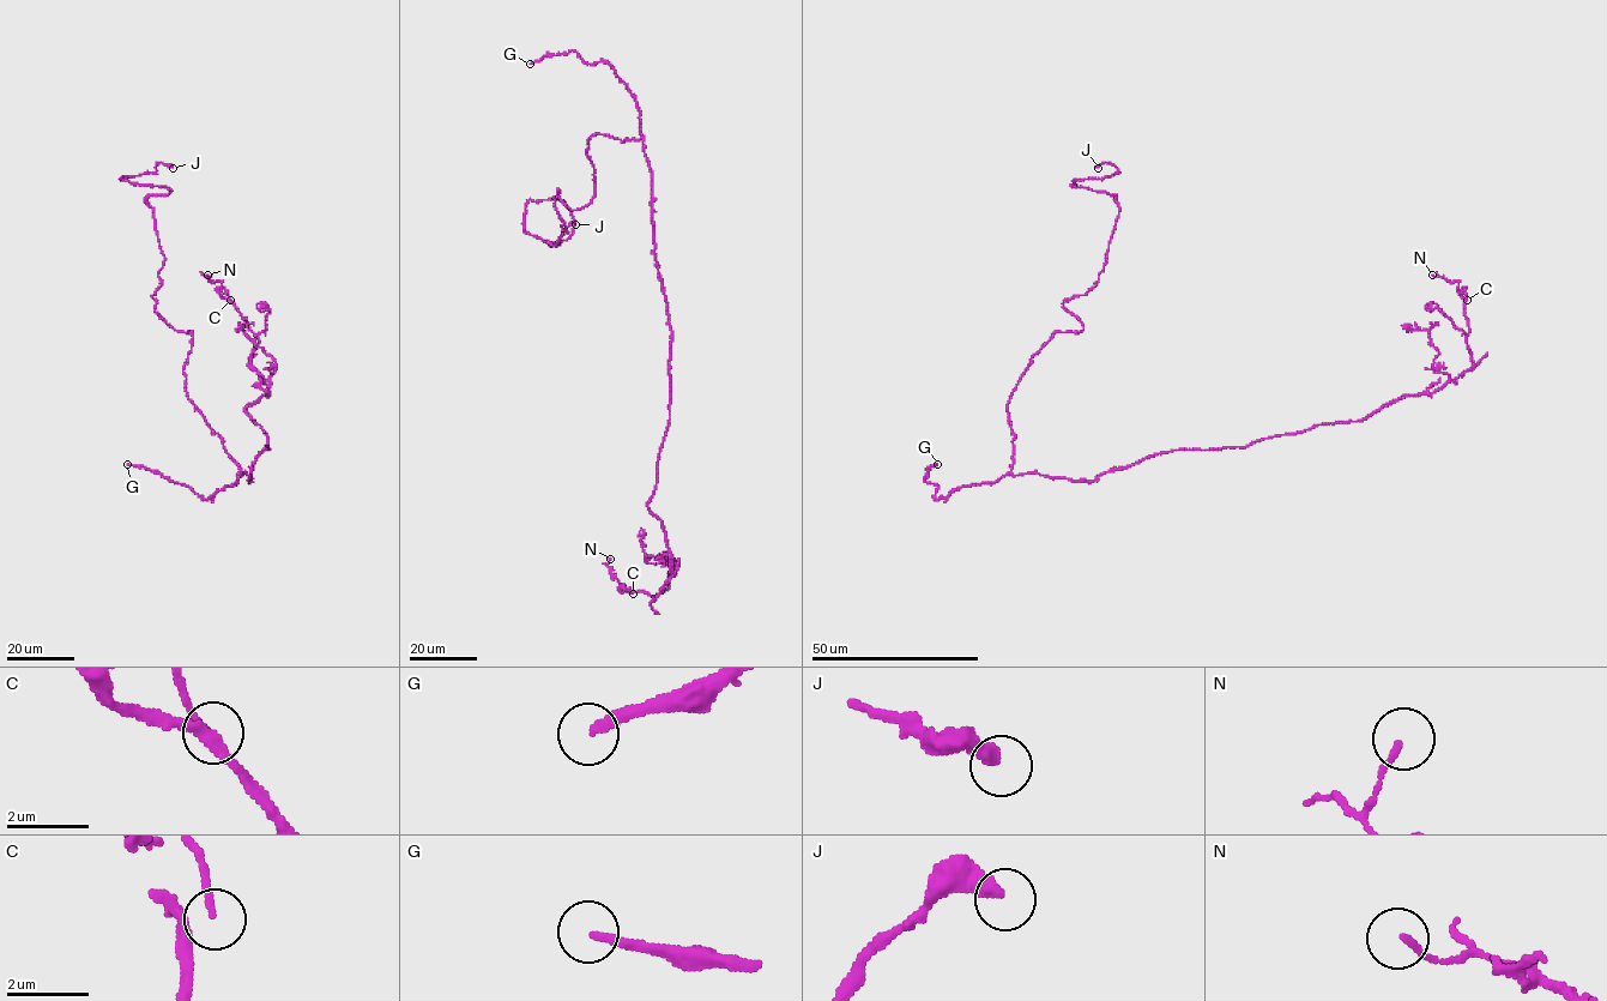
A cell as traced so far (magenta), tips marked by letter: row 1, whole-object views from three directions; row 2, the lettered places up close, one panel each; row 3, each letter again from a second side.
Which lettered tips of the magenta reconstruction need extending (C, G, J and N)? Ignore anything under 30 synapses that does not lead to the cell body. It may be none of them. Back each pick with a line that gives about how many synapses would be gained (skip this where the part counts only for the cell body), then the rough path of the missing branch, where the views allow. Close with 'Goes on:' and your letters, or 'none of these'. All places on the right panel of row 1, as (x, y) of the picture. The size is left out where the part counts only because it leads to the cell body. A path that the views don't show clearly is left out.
G: Roughly 110 synapses. Course of what is missing: (937, 464), (954, 462), (971, 470), (989, 487), (1009, 517), (1001, 501), (978, 505), (950, 494)
Goes on: G

